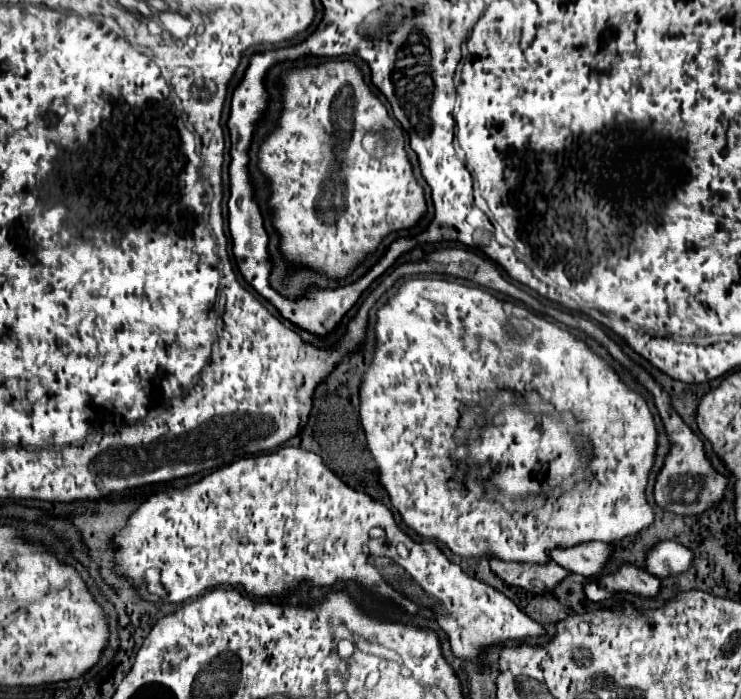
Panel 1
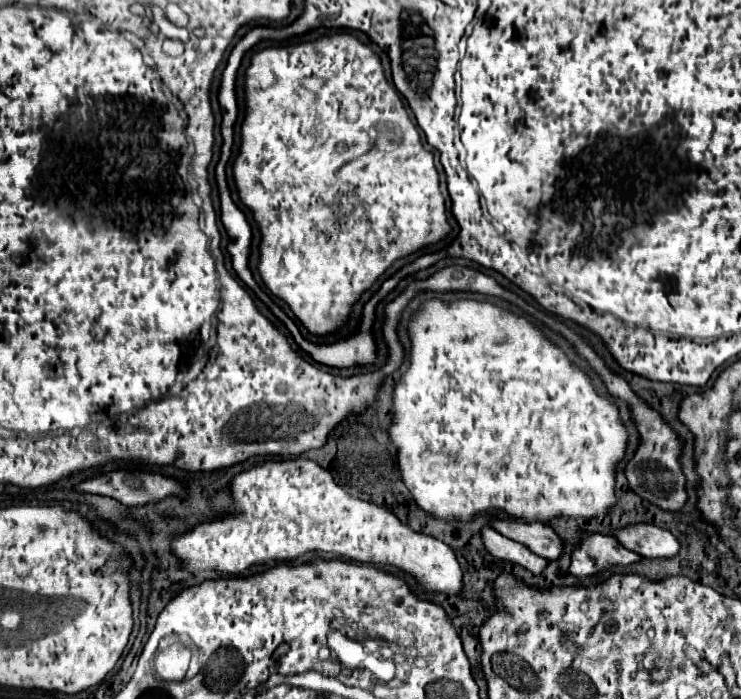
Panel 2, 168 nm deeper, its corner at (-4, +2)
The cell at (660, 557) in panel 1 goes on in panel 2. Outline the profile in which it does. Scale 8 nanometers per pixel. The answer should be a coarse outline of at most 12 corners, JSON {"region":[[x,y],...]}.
{"region":[[628,525],[614,537],[640,557],[674,557],[680,543],[668,529]]}

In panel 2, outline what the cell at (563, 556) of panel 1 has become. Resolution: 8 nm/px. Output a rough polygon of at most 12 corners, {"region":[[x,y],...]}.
{"region":[[490,517],[504,537],[548,561],[562,553],[560,537],[544,523]]}

